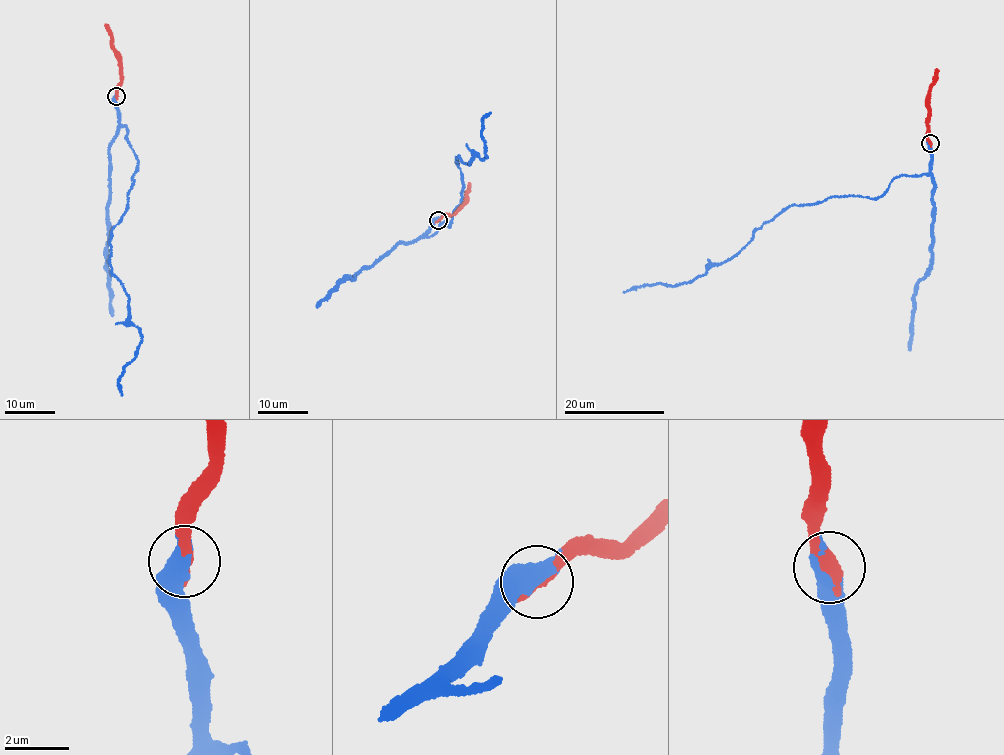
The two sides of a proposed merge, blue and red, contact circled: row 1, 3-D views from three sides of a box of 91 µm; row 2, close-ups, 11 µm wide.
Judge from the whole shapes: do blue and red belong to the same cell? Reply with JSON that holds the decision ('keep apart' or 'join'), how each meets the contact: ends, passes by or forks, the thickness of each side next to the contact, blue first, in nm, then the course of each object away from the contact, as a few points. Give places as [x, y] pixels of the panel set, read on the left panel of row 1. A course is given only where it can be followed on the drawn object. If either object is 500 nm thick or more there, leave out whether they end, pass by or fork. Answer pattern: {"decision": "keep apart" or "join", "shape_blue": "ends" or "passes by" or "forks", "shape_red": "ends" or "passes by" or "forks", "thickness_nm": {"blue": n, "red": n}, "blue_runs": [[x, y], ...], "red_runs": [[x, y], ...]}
{"decision": "join", "thickness_nm": {"blue": 500, "red": 360}, "blue_runs": [[116, 96], [138, 165], [109, 241], [113, 273], [123, 283], [141, 340], [118, 379], [122, 396]], "red_runs": [[116, 96], [120, 54], [114, 47], [105, 24]]}

